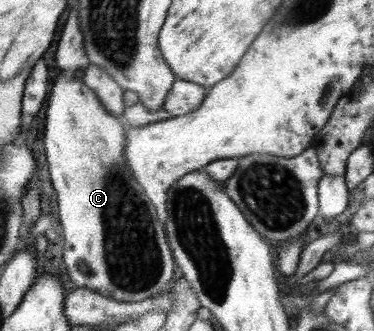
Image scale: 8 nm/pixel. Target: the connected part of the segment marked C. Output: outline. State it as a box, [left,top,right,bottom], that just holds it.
[44,75,175,302]

